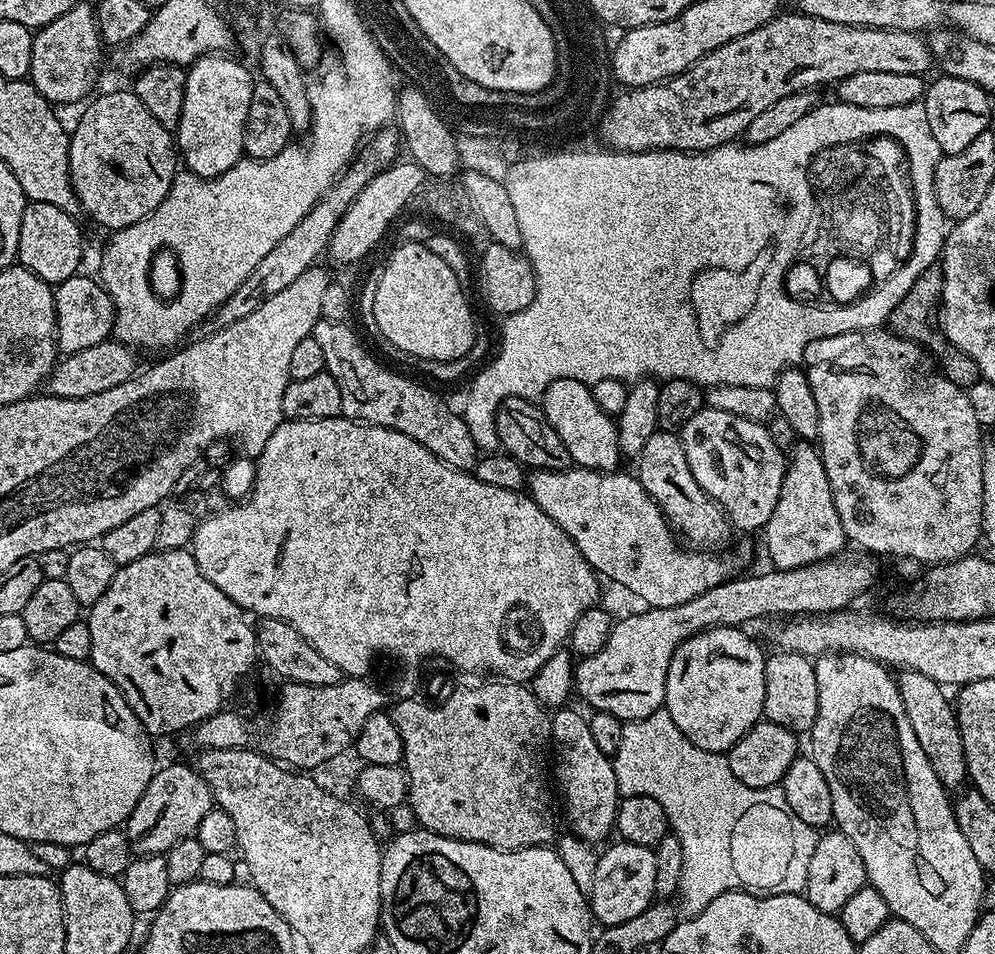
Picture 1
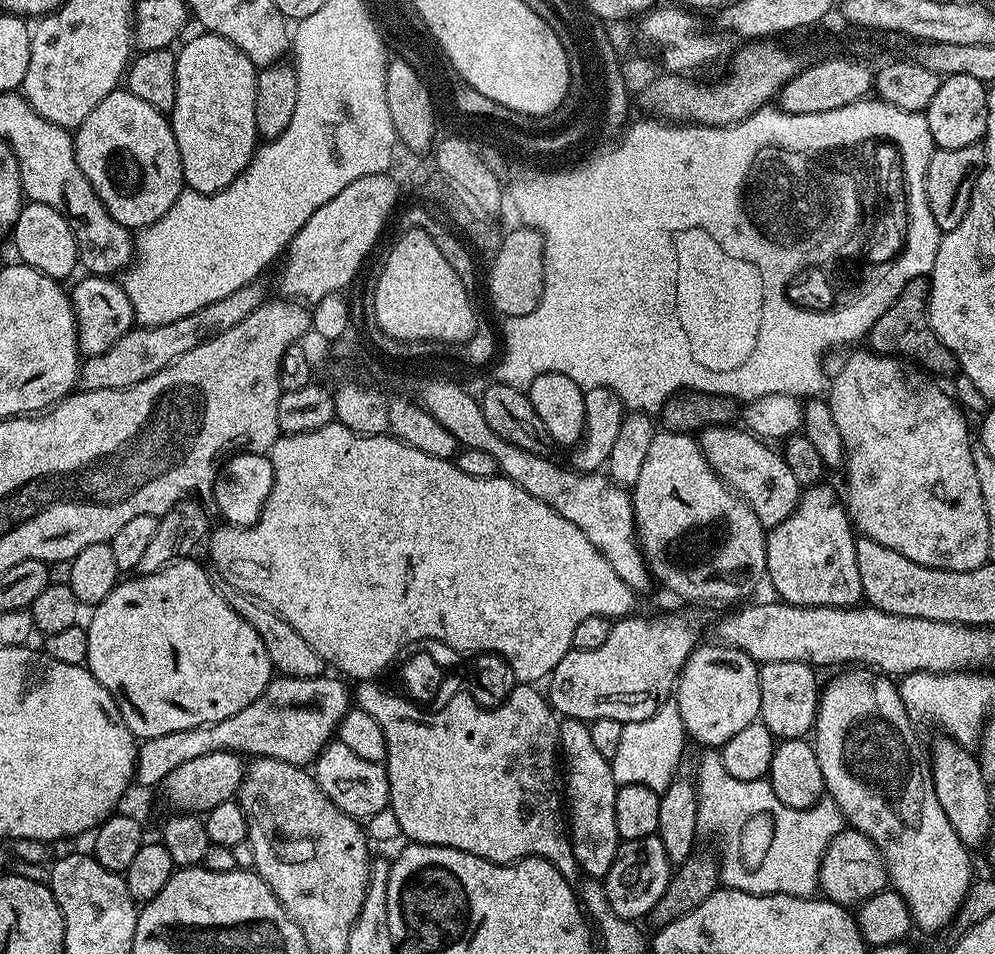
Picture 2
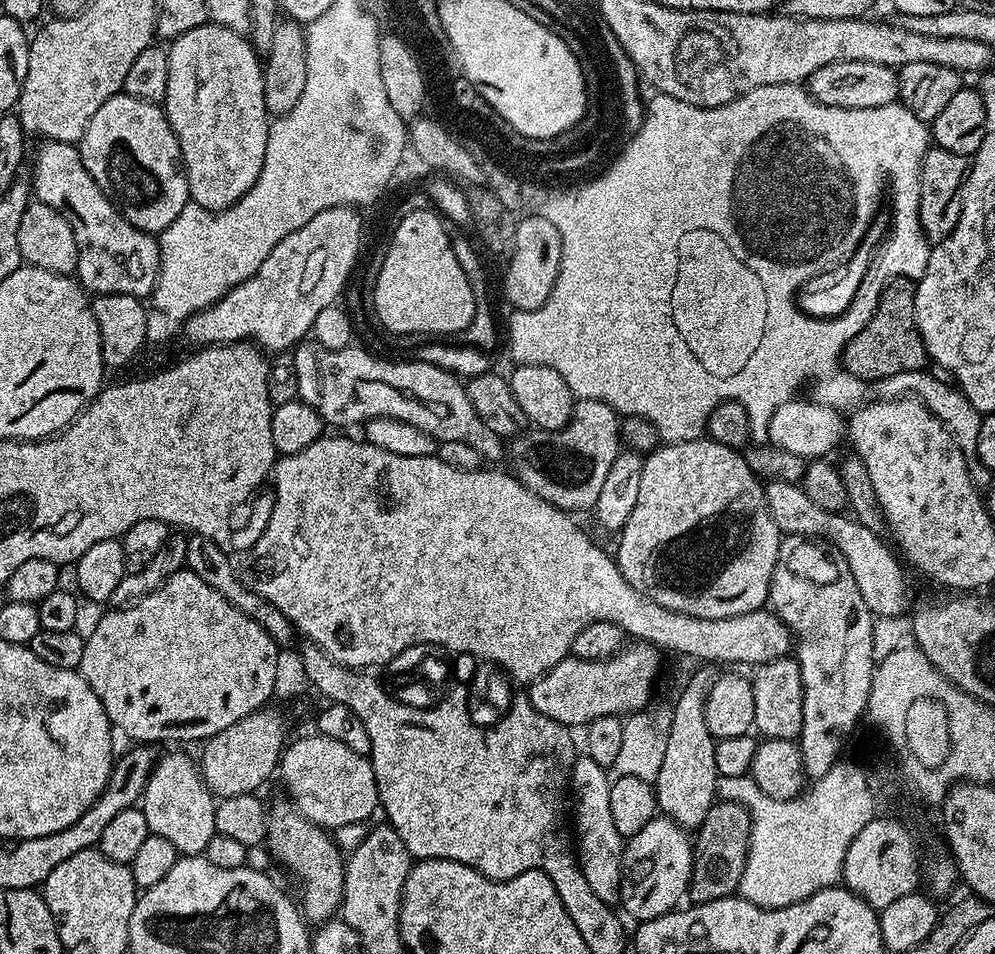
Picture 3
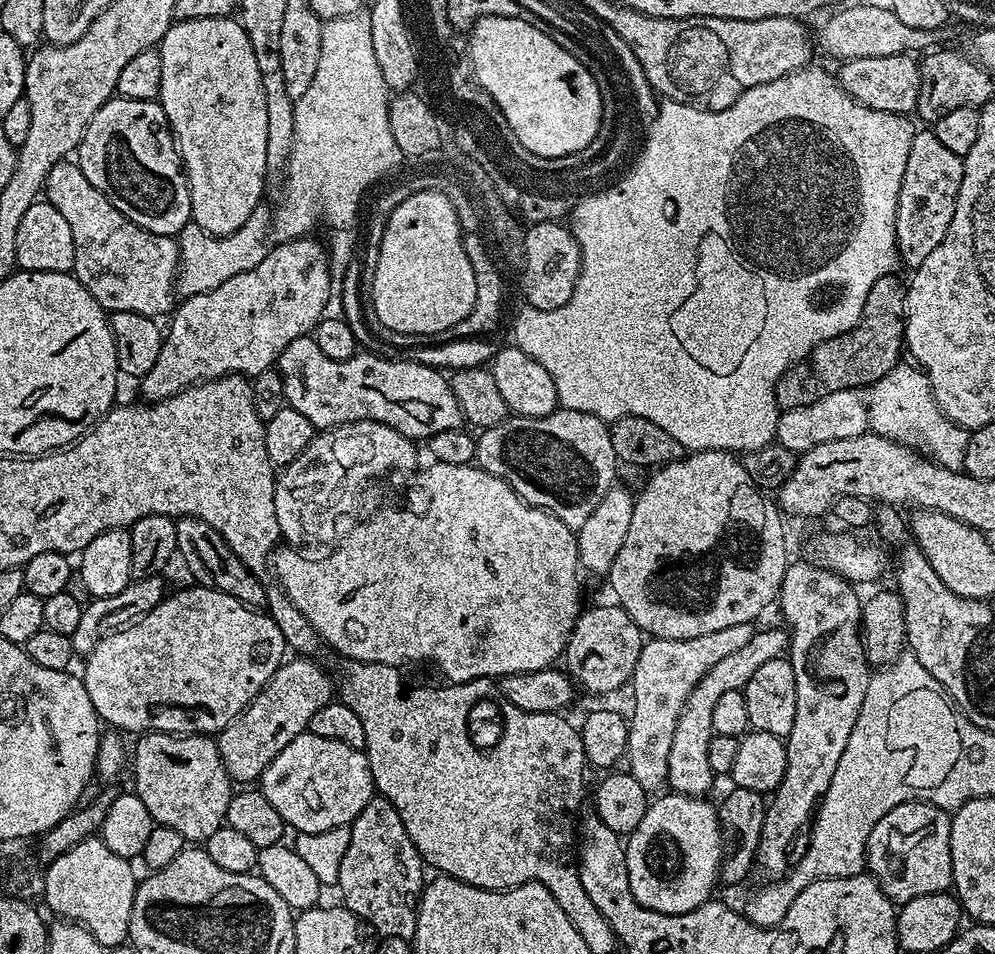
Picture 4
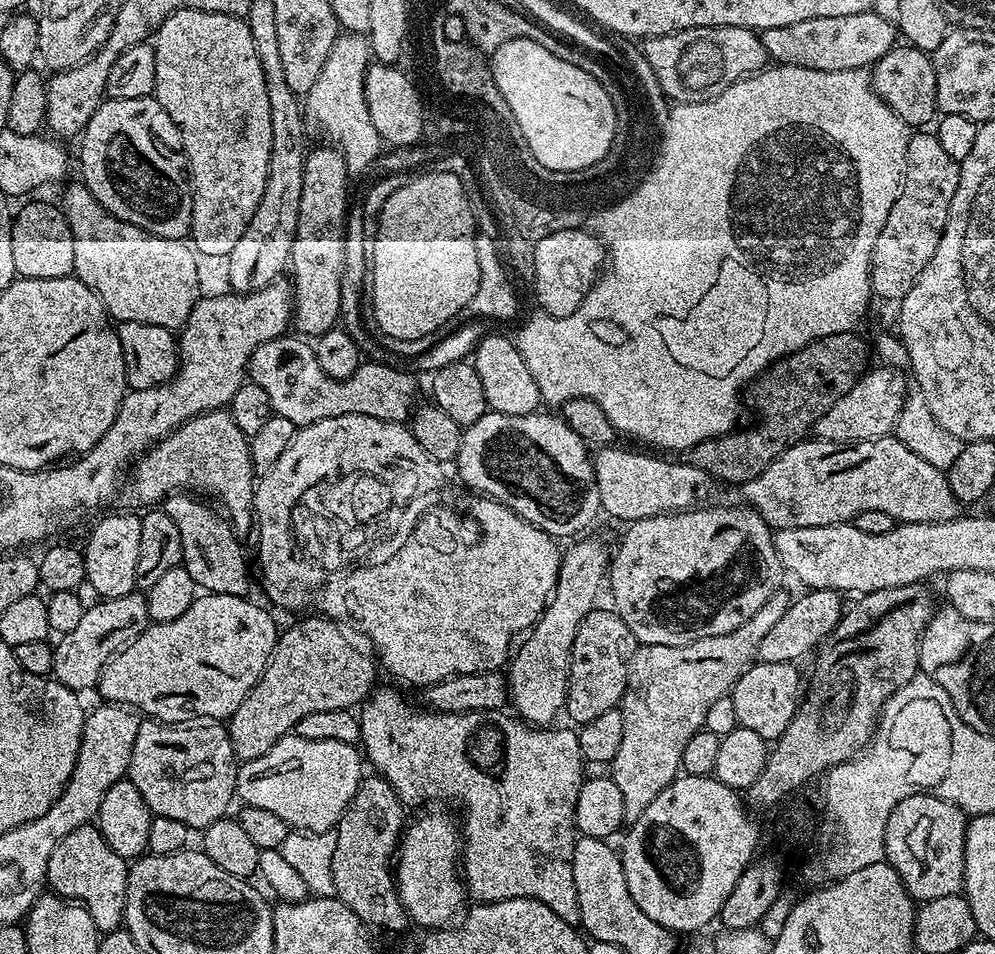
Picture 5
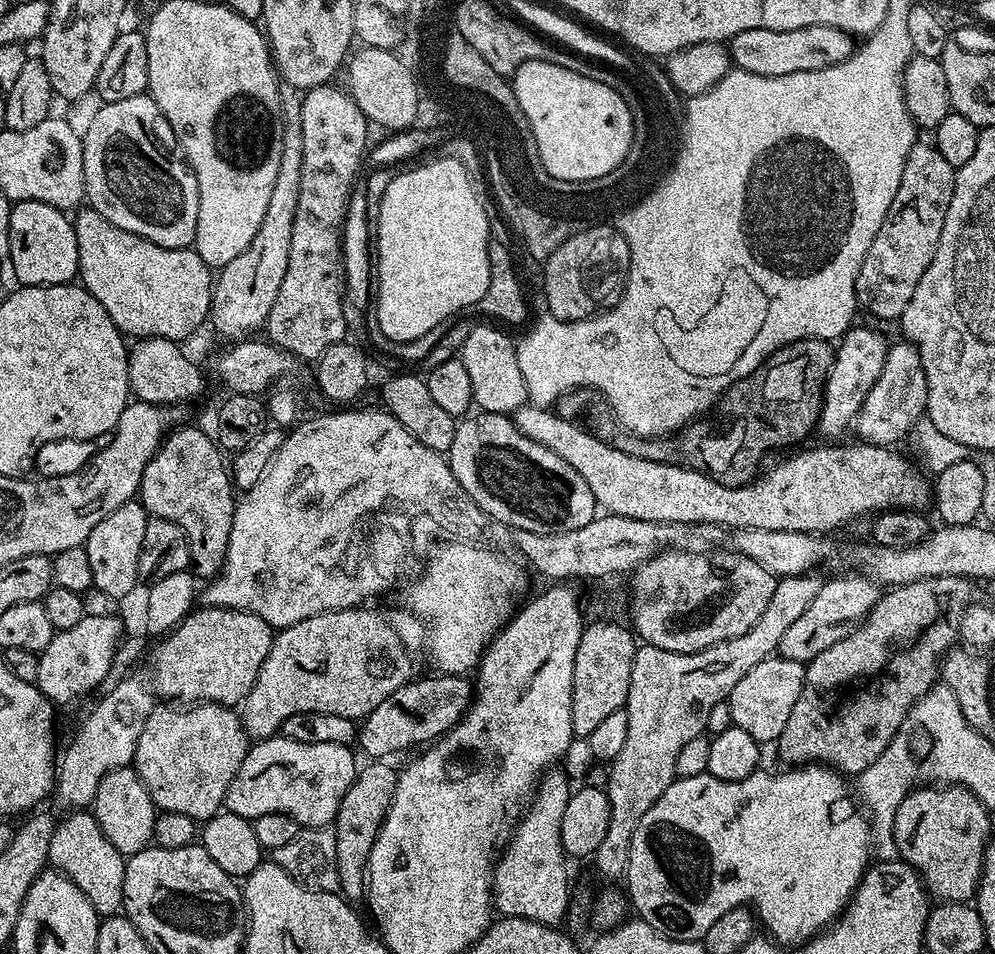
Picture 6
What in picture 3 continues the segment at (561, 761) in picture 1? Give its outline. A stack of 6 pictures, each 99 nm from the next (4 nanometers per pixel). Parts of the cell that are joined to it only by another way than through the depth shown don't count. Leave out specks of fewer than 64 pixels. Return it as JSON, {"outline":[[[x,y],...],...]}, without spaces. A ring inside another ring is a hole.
{"outline":[[[587,754],[577,755],[572,763],[570,781],[570,796],[574,801],[574,832],[578,837],[574,851],[590,890],[594,890],[594,894],[598,894],[598,898],[609,906],[620,899],[620,867],[626,843],[625,837],[620,836],[614,827],[614,817],[610,814],[611,785],[609,769],[598,766],[598,762]]]}

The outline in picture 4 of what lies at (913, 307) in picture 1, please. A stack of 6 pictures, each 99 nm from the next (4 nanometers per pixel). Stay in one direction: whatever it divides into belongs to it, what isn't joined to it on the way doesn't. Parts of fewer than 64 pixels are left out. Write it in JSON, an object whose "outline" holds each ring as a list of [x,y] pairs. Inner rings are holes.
{"outline":[[[885,274],[870,286],[870,294],[864,299],[864,313],[855,328],[846,330],[830,338],[785,370],[776,384],[776,403],[781,409],[805,408],[826,394],[838,390],[854,388],[864,390],[889,374],[892,367],[901,363],[900,351],[905,351],[904,343],[904,293],[905,281],[893,274]]]}

